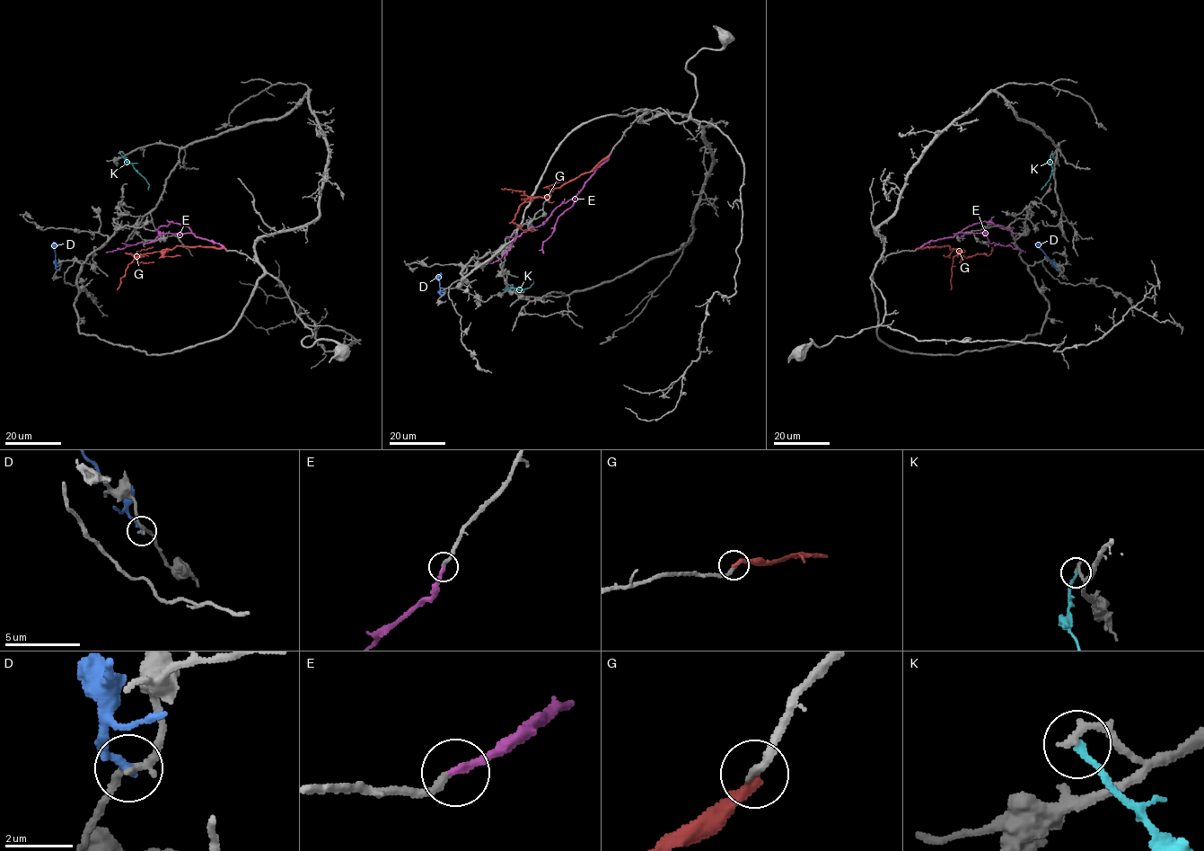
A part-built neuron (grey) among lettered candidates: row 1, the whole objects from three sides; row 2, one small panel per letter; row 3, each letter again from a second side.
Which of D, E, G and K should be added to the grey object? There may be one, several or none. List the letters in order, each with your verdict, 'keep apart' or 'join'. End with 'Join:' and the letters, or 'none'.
D: keep apart
E: join
G: keep apart
K: keep apart
Join: E

